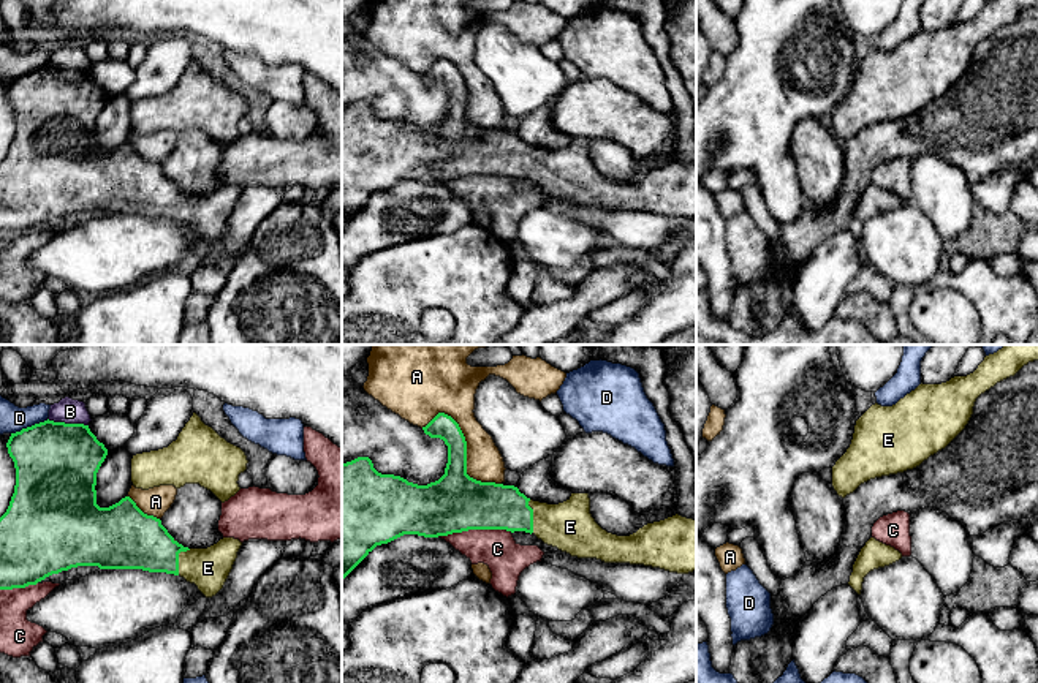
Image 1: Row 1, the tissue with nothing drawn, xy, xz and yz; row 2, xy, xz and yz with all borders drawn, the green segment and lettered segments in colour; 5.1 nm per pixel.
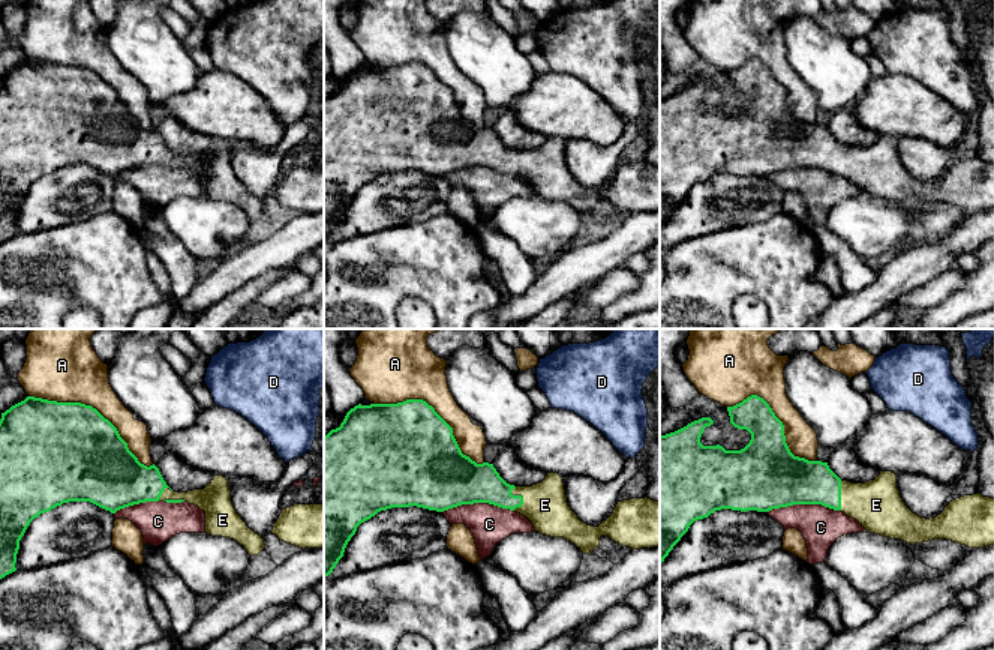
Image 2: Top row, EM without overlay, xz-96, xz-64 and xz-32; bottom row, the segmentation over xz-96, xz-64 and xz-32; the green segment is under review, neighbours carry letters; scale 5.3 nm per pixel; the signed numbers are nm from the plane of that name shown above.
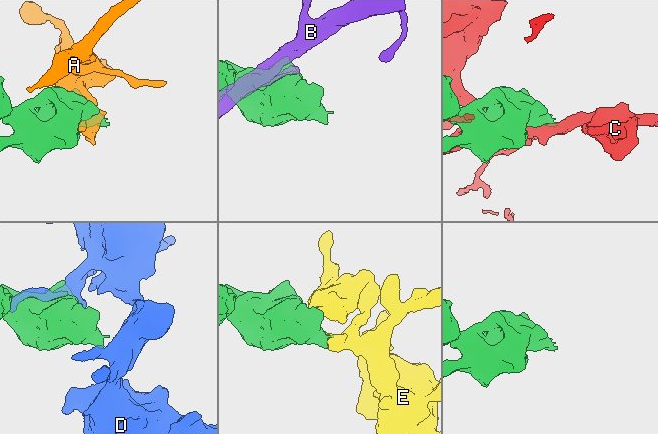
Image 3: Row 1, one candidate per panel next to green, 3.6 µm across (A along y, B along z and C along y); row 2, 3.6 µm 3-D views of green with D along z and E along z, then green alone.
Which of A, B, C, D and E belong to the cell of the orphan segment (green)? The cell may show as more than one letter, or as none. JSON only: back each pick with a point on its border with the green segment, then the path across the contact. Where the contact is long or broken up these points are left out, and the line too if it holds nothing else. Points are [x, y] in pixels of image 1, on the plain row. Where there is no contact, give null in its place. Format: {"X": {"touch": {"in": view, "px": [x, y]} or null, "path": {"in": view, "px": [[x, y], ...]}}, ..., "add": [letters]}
{"E": {"touch": {"in": "xy", "px": [178, 204]}}, "add": ["E"]}

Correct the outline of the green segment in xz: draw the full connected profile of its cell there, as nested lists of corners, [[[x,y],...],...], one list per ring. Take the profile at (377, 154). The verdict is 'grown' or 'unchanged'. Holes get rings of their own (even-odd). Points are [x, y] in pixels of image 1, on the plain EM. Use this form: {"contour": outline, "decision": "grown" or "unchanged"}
{"contour": [[[438,58],[422,76],[448,92],[445,120],[435,128],[418,131],[400,122],[381,120],[369,103],[342,109],[342,228],[377,191],[403,180],[438,183],[468,175],[533,179],[544,190],[578,204],[644,210],[677,220],[696,217],[696,166],[676,160],[647,169],[630,182],[617,182],[595,168],[590,160],[589,139],[571,139],[563,149],[547,150],[527,144],[514,131],[470,123],[467,120],[467,87],[451,62]]], "decision": "grown"}

